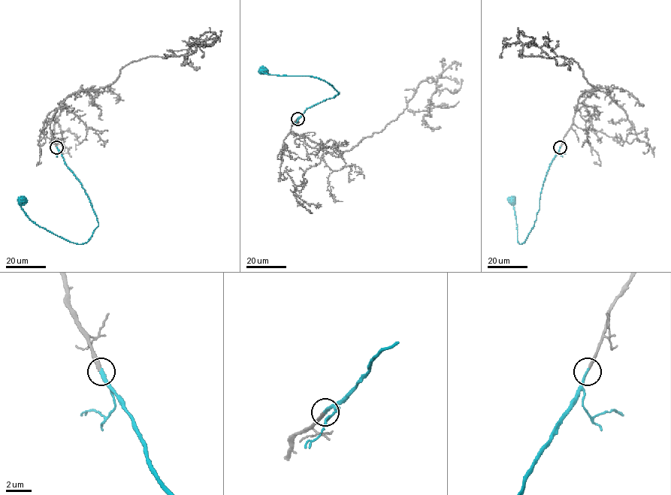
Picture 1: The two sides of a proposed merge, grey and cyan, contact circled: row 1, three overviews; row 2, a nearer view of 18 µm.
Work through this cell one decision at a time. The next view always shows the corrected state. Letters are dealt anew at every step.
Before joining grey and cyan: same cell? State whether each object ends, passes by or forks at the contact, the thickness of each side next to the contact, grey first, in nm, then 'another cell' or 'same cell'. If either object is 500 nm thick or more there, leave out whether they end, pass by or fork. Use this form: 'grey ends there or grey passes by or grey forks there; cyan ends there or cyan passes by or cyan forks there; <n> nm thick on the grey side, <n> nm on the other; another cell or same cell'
grey ends there; cyan ends there; 200 nm thick on the grey side, 240 nm on the other; same cell

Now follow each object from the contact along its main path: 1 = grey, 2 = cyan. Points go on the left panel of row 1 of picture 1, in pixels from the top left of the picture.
1: (56, 147), (50, 120), (77, 92), (111, 84), (134, 61), (191, 53), (195, 42), (181, 64), (200, 66)
2: (56, 147), (82, 185), (95, 215), (98, 226), (91, 237), (77, 244), (39, 227), (22, 208), (22, 200)

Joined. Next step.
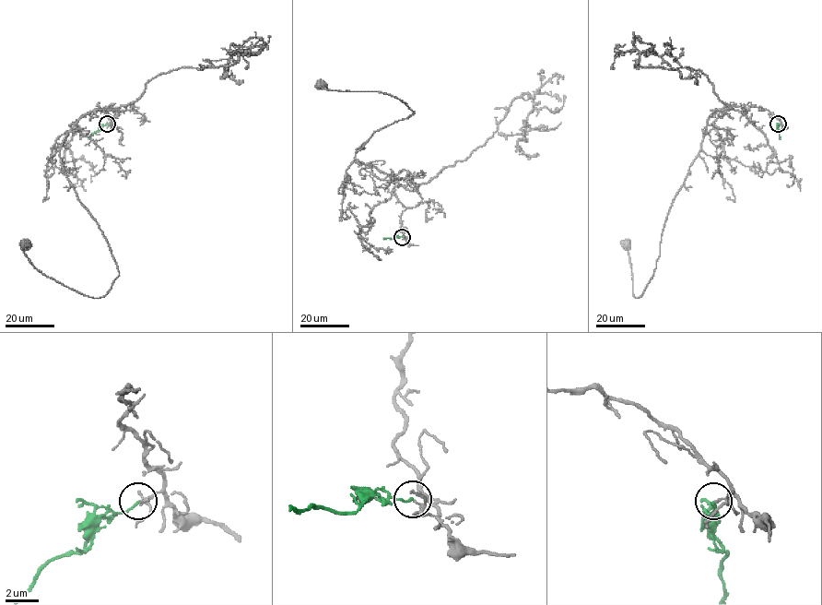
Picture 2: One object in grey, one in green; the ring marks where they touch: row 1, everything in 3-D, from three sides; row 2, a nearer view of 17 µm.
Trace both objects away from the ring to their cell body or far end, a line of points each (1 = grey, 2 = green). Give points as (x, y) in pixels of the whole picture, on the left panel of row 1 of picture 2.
1: (107, 124), (110, 107), (85, 114), (60, 155), (115, 263), (110, 290), (93, 298), (46, 277), (26, 244)
2: (107, 124), (88, 138)

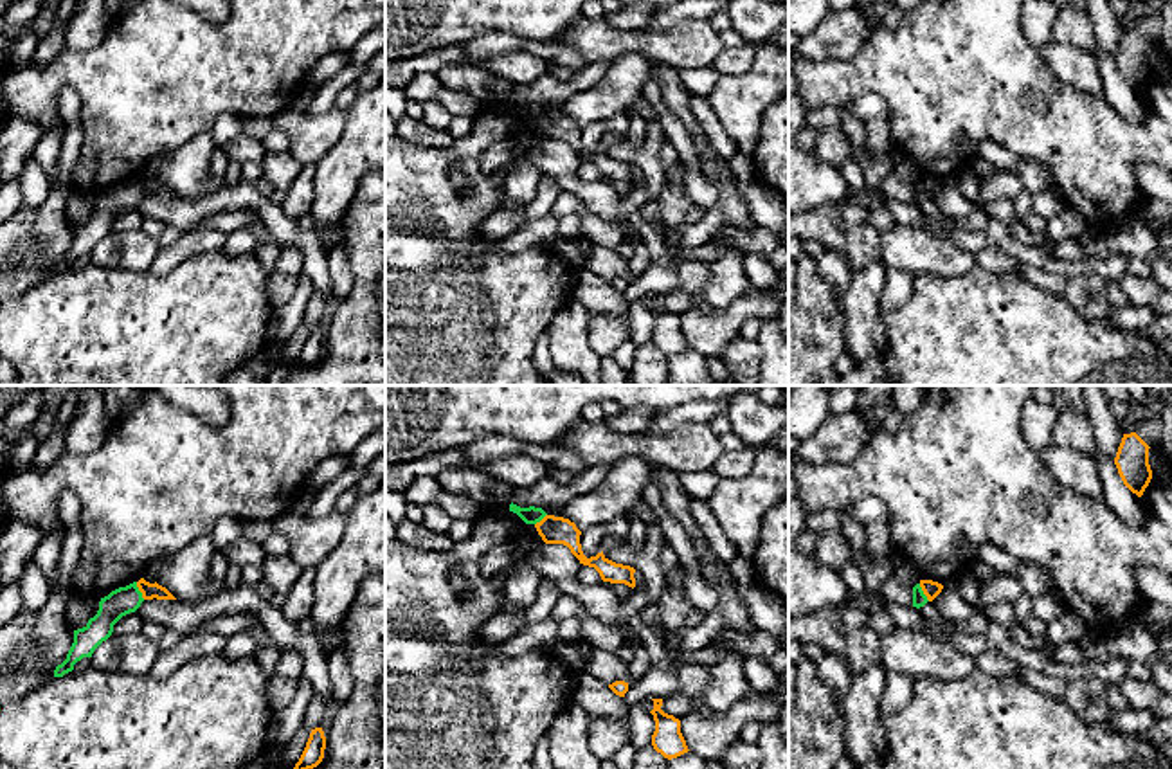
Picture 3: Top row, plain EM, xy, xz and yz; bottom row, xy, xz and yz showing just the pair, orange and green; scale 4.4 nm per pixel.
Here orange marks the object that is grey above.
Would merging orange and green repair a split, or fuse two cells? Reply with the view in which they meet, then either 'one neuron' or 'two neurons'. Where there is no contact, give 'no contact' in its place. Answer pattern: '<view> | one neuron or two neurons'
xy | two neurons

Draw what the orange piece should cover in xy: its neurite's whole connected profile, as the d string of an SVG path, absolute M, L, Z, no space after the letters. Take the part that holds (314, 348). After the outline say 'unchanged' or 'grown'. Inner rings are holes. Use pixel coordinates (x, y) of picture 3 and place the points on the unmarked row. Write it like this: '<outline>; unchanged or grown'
M322 324L311 326L306 344L299 358L295 360L293 367L302 369L317 364L324 355L324 346L326 346L326 333Z; unchanged

